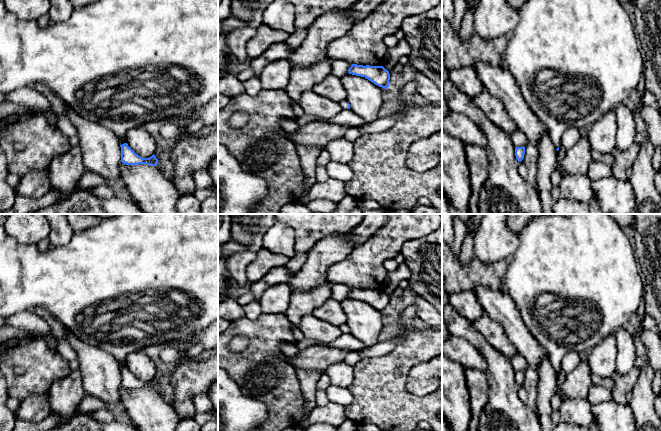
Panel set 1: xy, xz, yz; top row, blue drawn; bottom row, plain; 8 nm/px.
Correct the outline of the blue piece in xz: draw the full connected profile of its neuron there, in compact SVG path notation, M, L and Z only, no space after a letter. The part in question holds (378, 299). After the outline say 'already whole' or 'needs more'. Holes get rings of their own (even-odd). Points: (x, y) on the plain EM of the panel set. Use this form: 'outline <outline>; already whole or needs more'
outline M352 288L348 297L356 300L365 301L375 309L384 313L389 311L390 298L383 290L357 289Z; already whole

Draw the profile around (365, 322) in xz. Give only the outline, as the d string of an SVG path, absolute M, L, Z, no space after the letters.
M347 297L340 302L347 316L346 324L350 333L363 342L367 348L379 343L379 334L383 327L384 312L366 303Z

